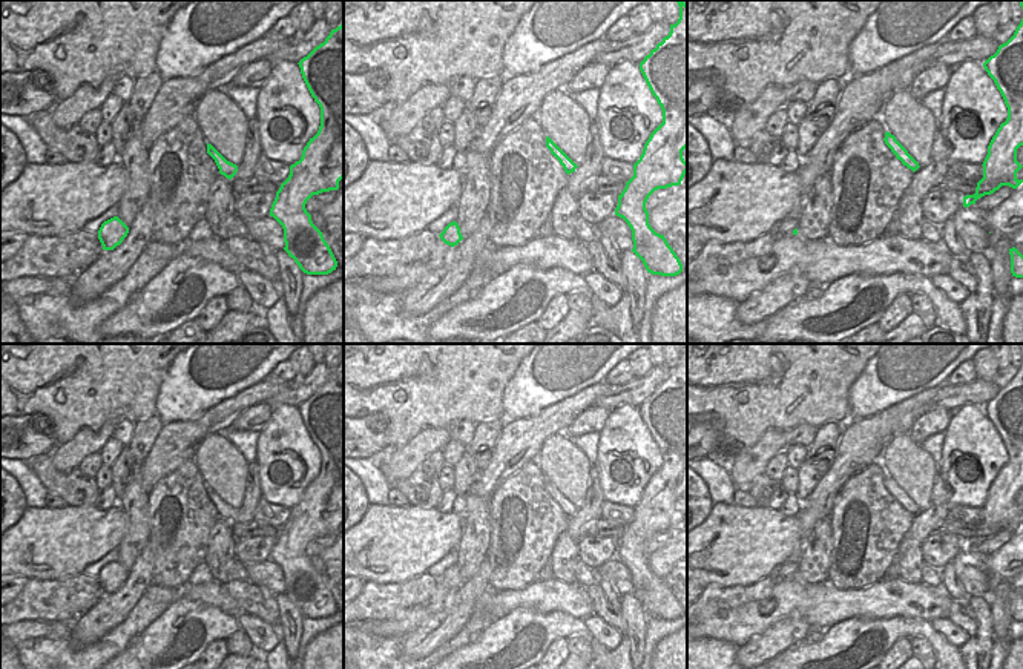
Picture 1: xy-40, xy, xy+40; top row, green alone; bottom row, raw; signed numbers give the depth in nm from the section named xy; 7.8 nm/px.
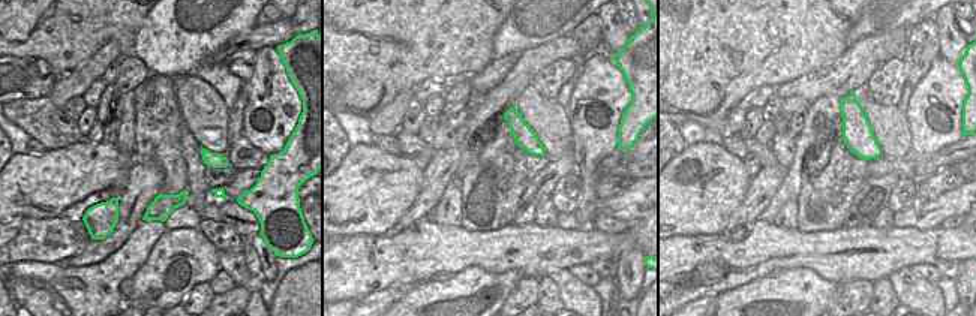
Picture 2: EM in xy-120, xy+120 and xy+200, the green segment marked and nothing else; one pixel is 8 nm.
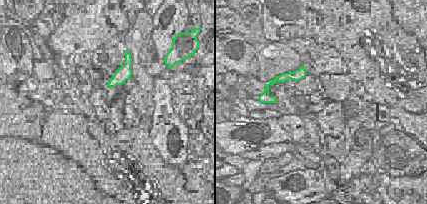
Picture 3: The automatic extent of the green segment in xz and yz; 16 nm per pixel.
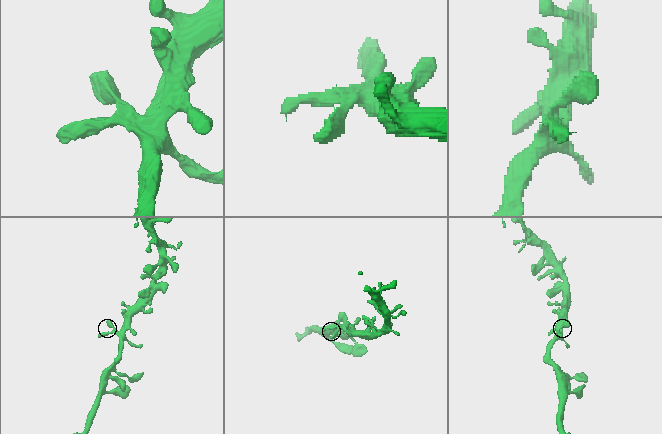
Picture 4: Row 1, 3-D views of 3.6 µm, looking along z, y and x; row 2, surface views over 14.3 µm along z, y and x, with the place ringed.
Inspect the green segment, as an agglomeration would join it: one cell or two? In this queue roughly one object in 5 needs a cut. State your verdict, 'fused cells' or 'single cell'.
single cell

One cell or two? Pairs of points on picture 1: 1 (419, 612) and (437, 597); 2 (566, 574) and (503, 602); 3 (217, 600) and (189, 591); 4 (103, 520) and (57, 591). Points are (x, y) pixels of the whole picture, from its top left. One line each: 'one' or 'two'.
1: one
2: two
3: one
4: two

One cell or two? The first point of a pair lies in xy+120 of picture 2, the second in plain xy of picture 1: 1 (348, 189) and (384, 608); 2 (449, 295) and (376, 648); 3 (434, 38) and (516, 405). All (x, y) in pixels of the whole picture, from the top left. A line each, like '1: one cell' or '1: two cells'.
1: two cells
2: two cells
3: two cells

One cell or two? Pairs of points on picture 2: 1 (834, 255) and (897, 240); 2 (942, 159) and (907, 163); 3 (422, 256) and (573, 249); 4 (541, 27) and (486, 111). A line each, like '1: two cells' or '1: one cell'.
1: one cell
2: one cell
3: one cell
4: two cells

